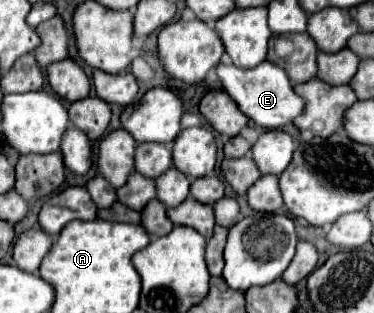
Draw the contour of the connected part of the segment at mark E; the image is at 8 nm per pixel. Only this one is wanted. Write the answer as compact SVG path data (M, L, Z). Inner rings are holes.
M262 62L256 68L236 68L234 64L218 64L216 66L216 74L220 78L222 88L226 90L226 94L236 102L236 106L250 118L254 120L258 126L272 130L272 128L282 128L286 124L290 124L296 116L302 114L304 110L304 100L294 94L292 90L292 82L286 76L286 72L272 64L272 62Z

